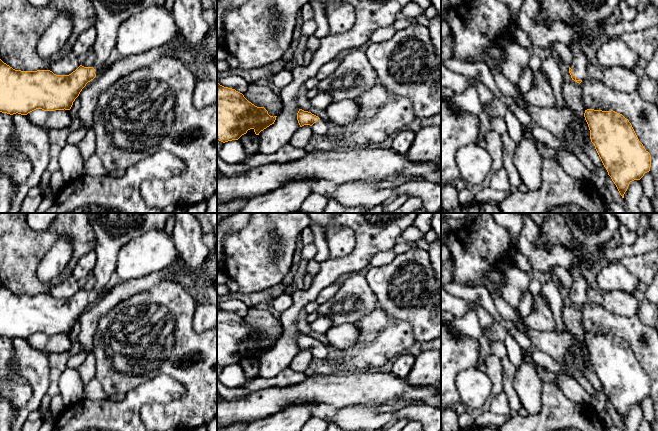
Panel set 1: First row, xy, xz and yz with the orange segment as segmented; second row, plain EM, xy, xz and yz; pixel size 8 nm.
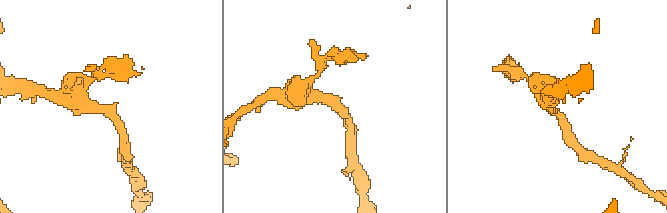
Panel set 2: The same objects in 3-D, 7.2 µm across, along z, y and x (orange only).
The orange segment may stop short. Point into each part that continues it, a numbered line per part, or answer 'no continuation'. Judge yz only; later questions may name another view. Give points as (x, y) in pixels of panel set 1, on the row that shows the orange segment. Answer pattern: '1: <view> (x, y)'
1: yz (592, 14)

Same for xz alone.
1: xz (320, 128)

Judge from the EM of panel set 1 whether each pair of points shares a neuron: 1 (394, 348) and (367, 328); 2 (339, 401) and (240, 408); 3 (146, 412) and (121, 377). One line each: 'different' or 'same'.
1: same
2: same
3: same

